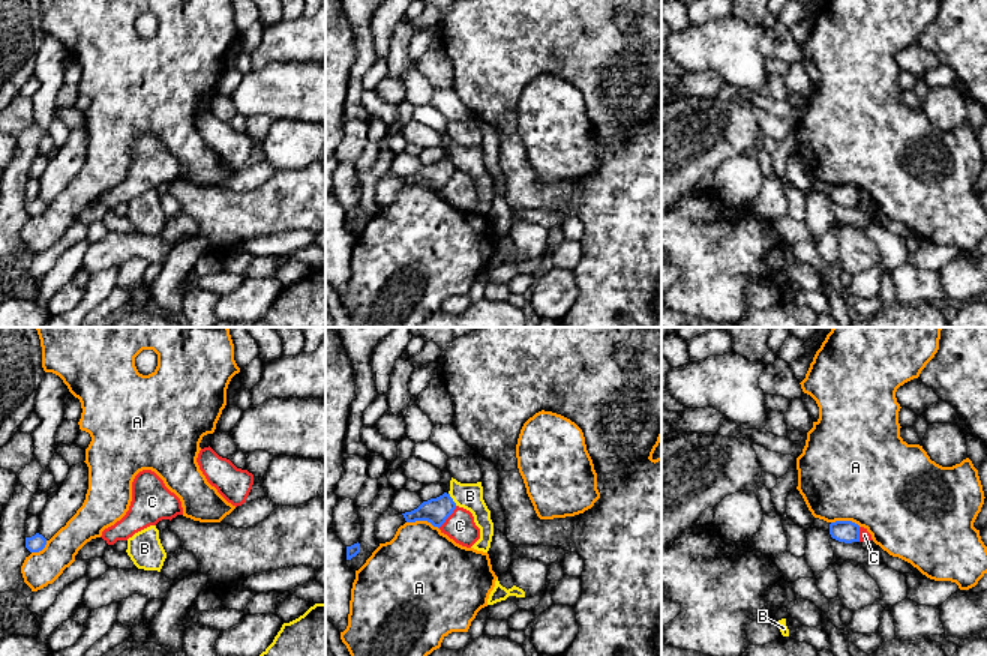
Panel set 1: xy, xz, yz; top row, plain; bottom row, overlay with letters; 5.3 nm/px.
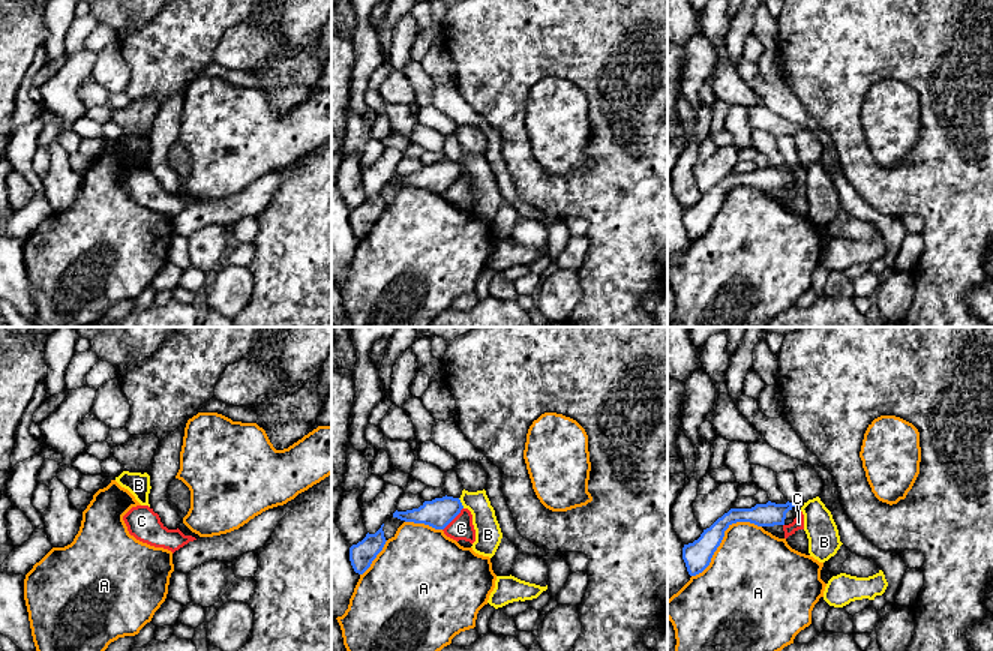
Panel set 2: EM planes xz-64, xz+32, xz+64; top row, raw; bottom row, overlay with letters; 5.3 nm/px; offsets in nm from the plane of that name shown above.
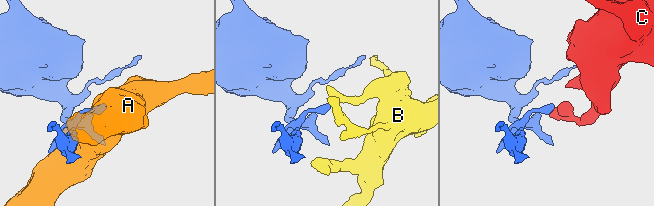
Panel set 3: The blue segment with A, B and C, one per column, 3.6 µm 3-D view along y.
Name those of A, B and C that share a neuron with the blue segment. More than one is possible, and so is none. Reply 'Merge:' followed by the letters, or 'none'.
Merge: none

